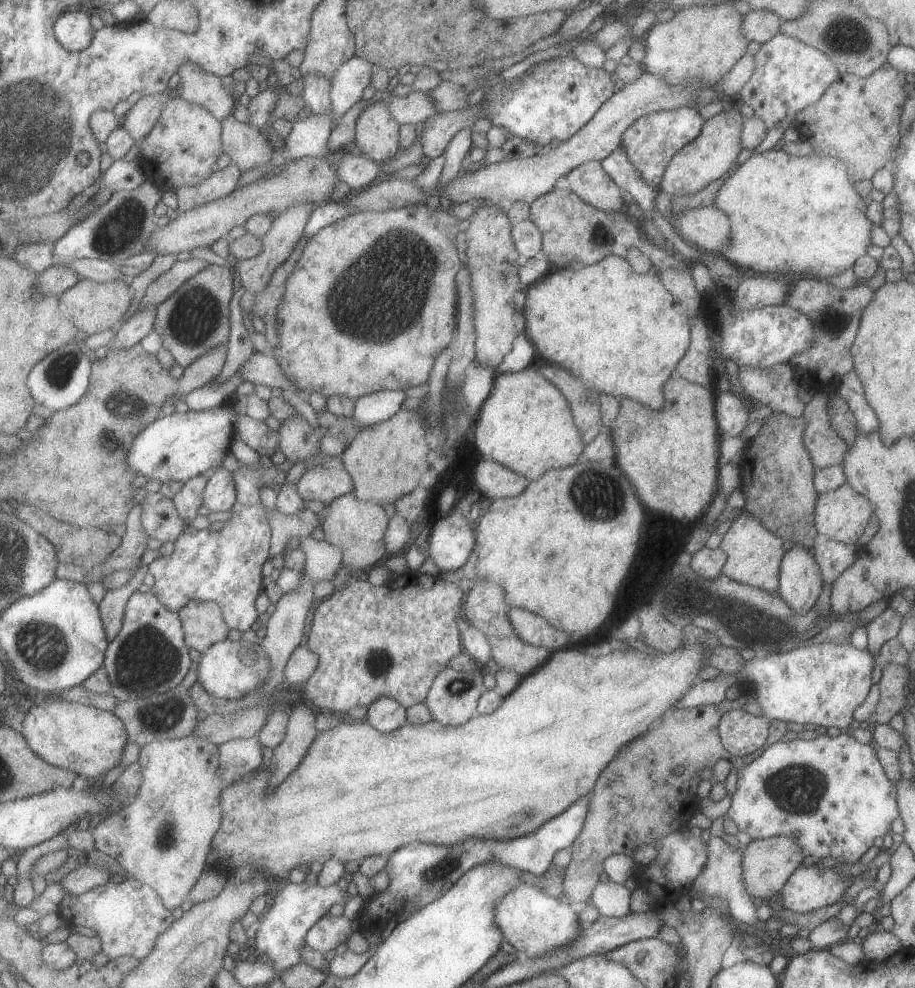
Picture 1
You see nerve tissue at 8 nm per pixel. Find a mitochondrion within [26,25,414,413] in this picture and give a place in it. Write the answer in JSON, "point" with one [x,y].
{"point":[111,233]}

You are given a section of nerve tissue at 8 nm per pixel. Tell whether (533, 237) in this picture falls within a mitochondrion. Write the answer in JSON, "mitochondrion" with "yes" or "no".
{"mitochondrion":"no"}

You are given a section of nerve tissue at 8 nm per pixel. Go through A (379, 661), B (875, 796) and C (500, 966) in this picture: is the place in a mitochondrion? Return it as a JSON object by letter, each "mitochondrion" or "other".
{"A":"mitochondrion","B":"other","C":"other"}

